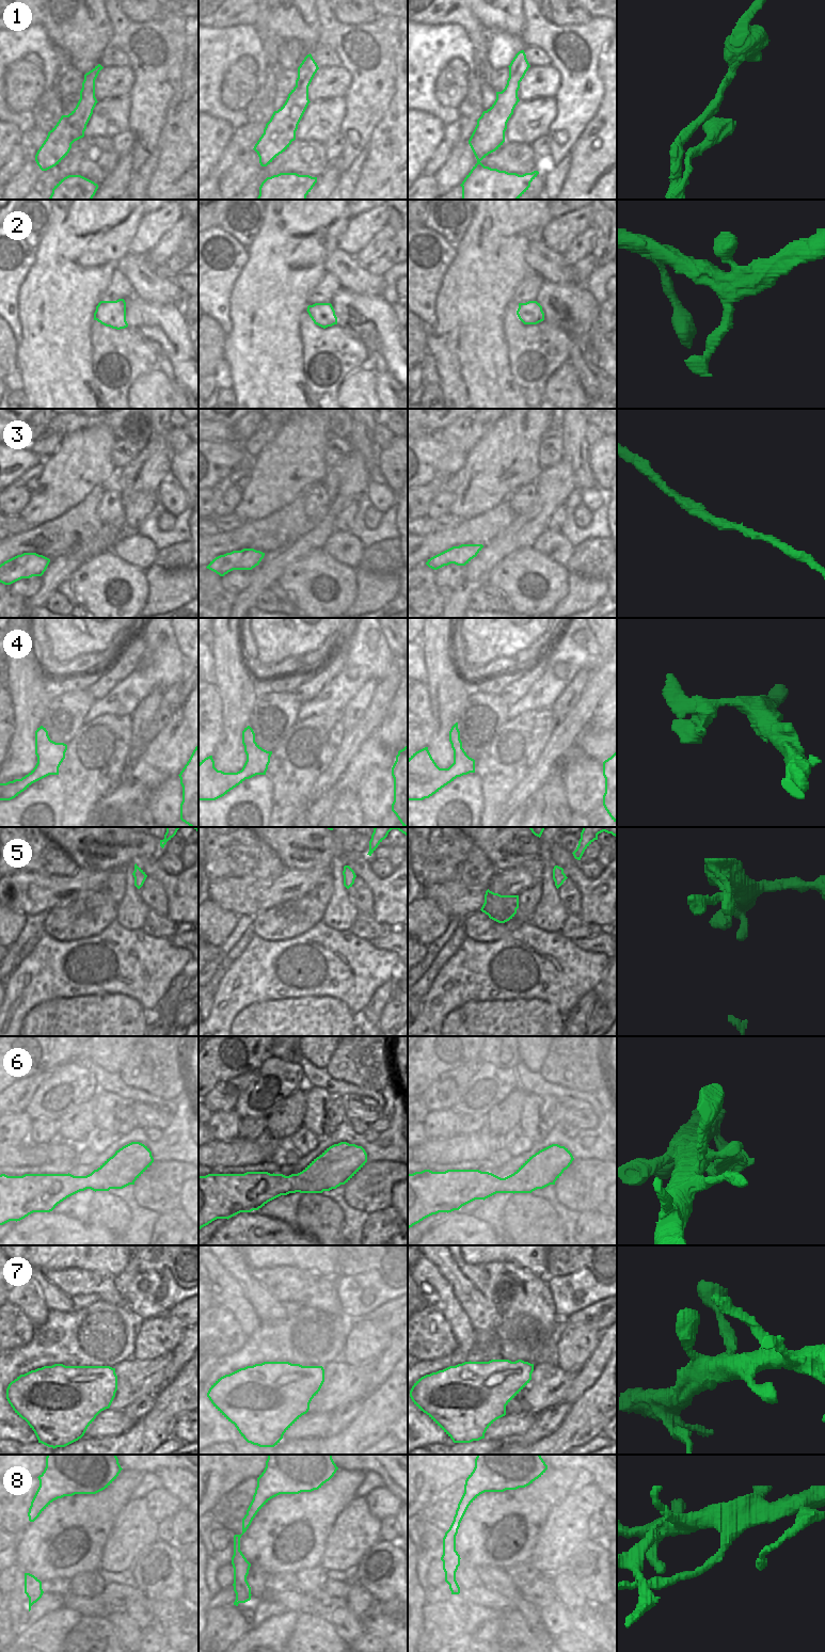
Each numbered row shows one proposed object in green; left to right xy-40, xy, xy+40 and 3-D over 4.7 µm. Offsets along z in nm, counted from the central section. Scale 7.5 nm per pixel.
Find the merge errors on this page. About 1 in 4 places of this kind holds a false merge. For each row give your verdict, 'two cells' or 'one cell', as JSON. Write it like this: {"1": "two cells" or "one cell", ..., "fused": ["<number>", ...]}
{"1": "one cell", "2": "one cell", "3": "one cell", "4": "one cell", "5": "one cell", "6": "one cell", "7": "one cell", "8": "two cells", "fused": ["8"]}

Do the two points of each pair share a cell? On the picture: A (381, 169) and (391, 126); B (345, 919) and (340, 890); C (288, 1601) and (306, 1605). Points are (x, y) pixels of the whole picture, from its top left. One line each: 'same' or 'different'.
A: same
B: same
C: same

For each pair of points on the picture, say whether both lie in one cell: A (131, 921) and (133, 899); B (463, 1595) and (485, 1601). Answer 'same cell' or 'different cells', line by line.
A: same cell
B: same cell

